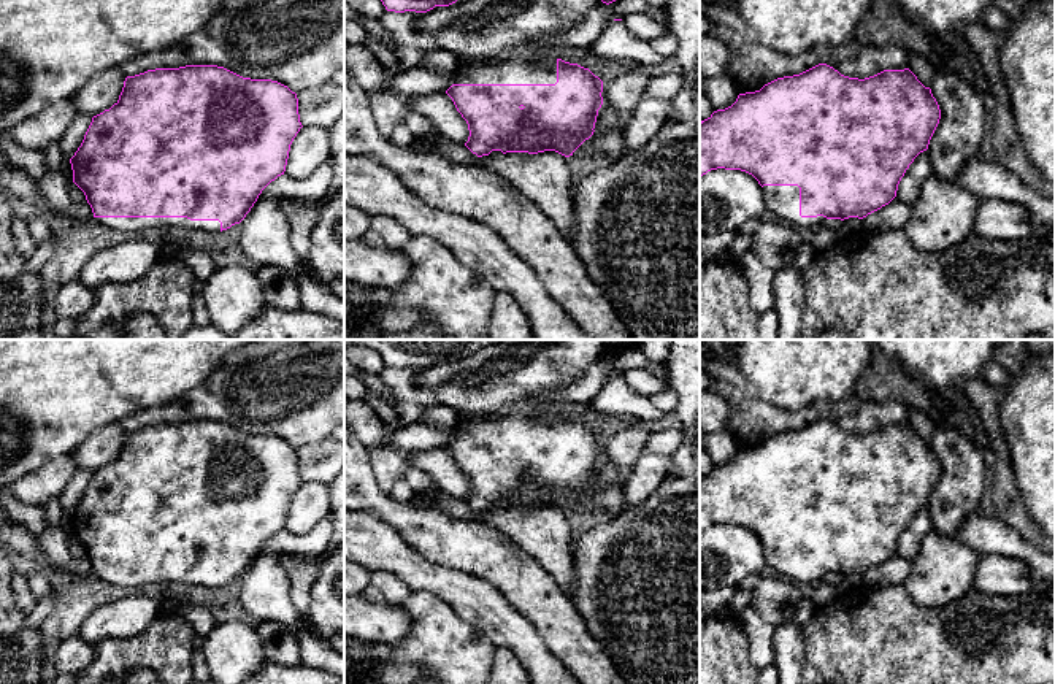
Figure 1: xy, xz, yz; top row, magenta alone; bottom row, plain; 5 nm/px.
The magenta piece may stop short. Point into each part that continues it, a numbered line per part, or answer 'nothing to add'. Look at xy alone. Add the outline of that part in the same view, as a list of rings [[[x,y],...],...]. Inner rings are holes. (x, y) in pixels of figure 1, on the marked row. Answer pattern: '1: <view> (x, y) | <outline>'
1: xy (126, 224) | [[[95,217],[95,222],[122,232],[144,232],[148,229],[221,232],[219,221],[190,221],[187,217]]]

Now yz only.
1: yz (782, 200) | [[[763,186],[765,205],[776,219],[793,225],[795,229],[811,229],[827,225],[830,219],[823,216],[800,216],[800,187],[798,186]]]

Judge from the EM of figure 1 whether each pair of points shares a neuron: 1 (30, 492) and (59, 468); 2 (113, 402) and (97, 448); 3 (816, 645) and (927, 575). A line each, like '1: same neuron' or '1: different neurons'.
1: same neuron
2: different neurons
3: different neurons

